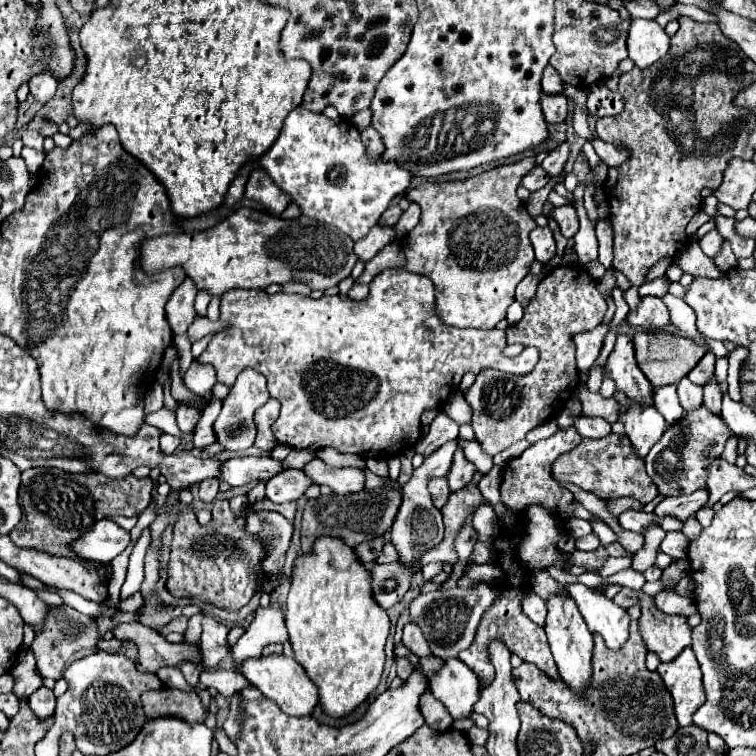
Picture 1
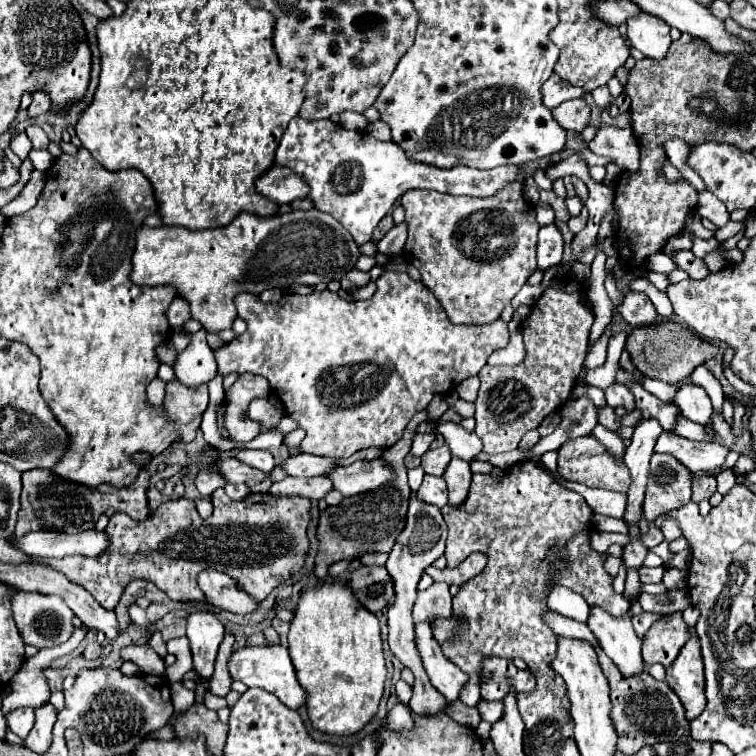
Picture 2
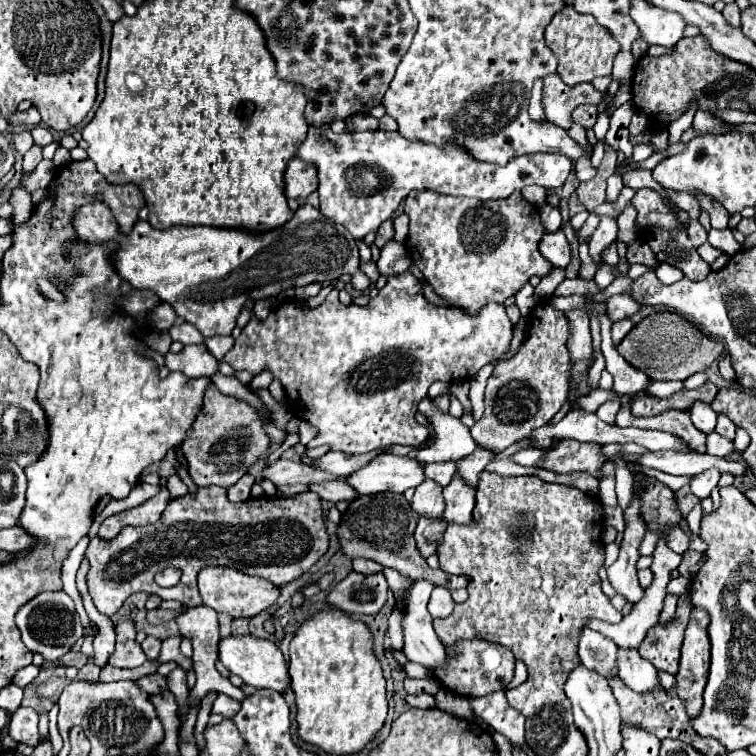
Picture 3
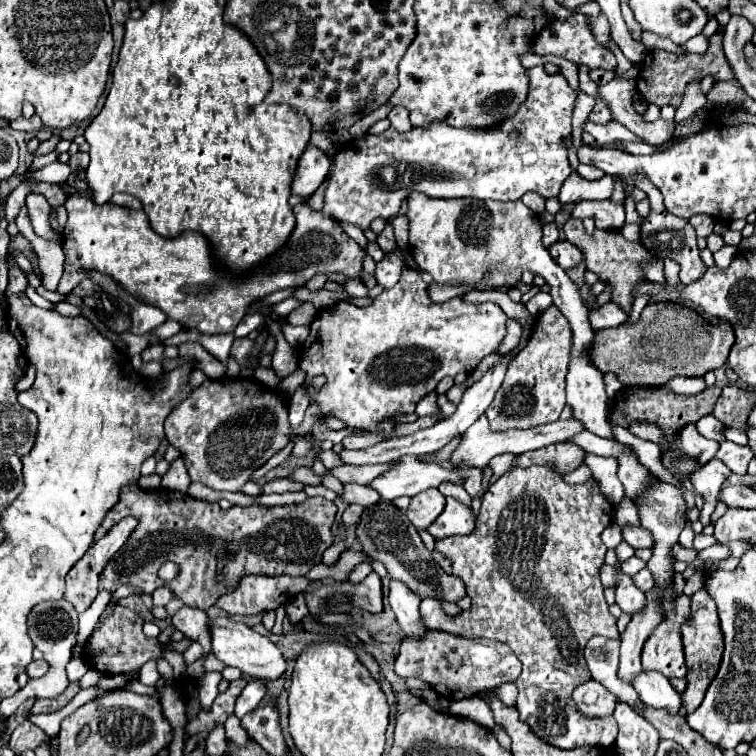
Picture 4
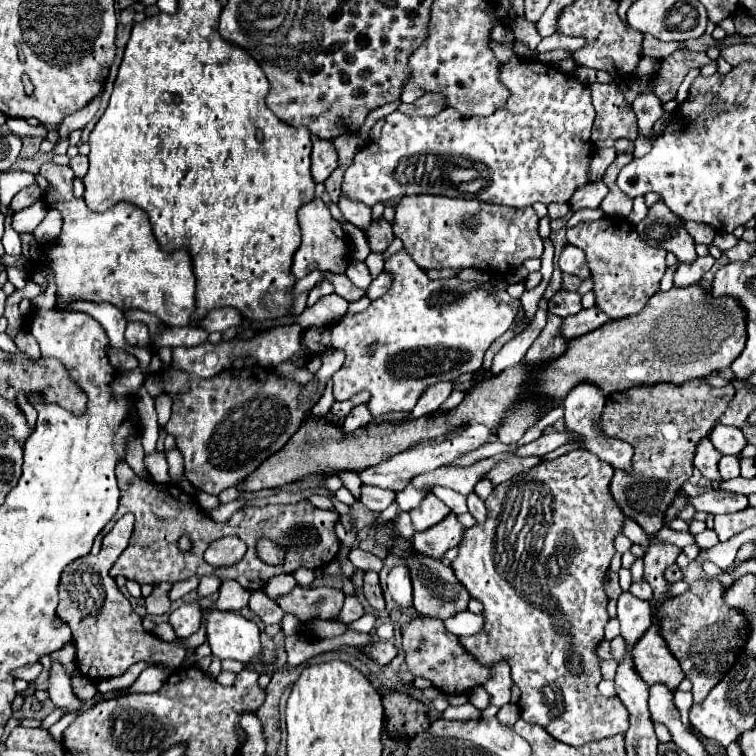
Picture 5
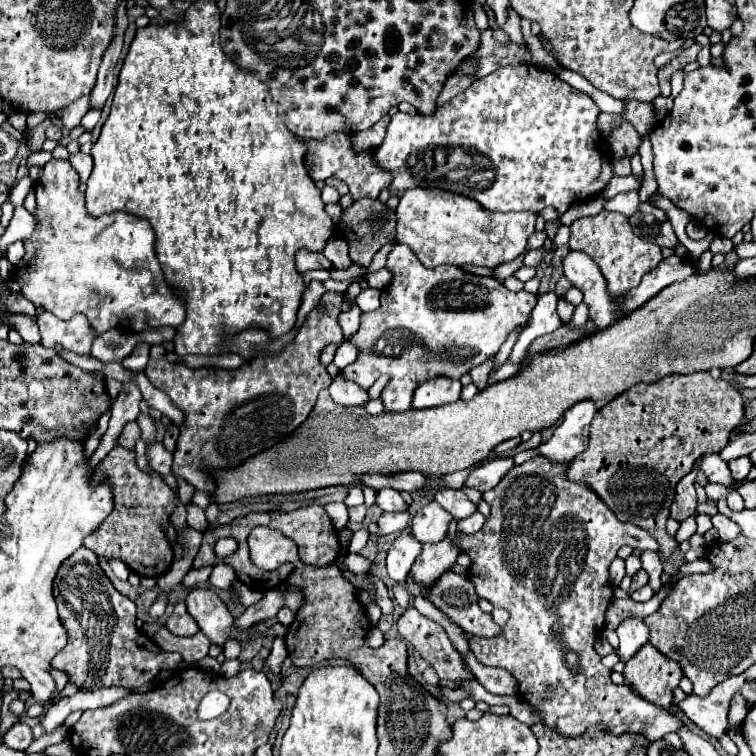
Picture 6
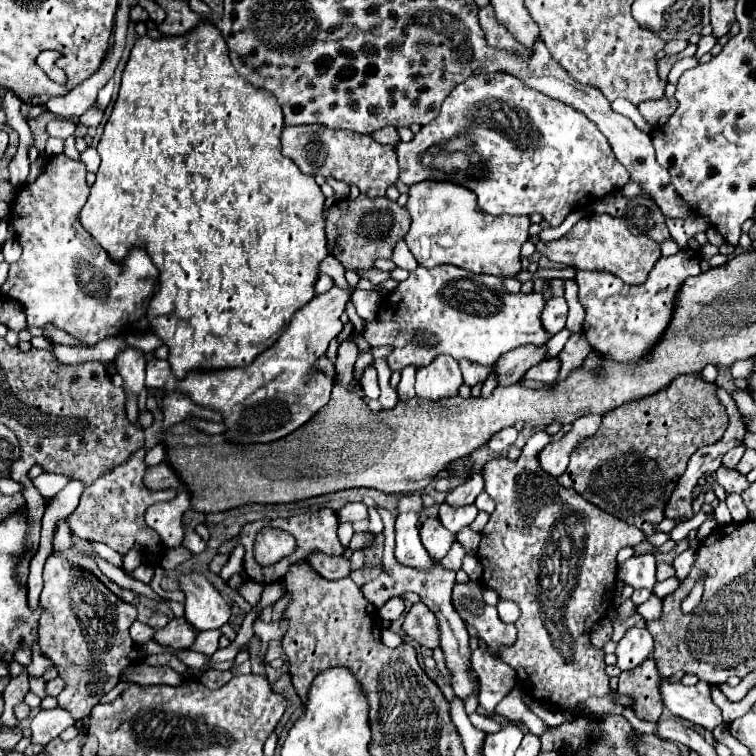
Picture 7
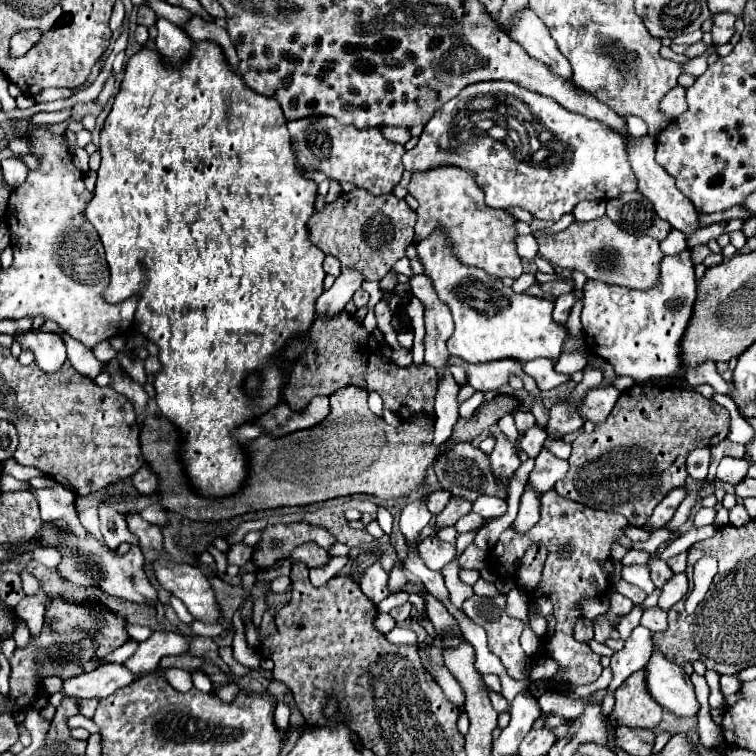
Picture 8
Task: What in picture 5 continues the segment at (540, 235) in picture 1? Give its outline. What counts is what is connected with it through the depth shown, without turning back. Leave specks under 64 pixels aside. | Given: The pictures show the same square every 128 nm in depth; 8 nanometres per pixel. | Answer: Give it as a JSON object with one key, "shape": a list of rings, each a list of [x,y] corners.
{"shape":[[[566,246],[560,254],[560,260],[558,260],[558,266],[564,274],[570,274],[570,276],[578,276],[580,280],[588,280],[592,276],[588,264],[586,264],[586,258],[584,258],[584,252],[576,246]]]}

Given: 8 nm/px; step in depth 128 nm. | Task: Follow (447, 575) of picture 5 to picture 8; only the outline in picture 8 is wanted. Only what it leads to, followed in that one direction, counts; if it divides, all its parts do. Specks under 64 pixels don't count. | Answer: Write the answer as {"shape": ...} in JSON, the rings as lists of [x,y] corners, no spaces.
{"shape":[[[500,594],[500,596],[494,596],[494,598],[482,598],[482,596],[472,596],[464,602],[464,612],[474,620],[478,622],[486,634],[488,634],[488,644],[490,644],[490,650],[502,660],[504,668],[508,670],[508,676],[514,678],[514,680],[524,680],[528,678],[530,674],[530,658],[524,654],[522,646],[520,646],[520,634],[524,630],[524,622],[518,620],[518,618],[512,618],[506,614],[506,594]]]}

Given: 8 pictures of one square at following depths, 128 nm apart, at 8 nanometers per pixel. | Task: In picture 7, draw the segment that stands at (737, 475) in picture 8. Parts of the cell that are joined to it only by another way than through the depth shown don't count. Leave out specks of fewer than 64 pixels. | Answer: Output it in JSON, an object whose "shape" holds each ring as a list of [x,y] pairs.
{"shape":[[[736,446],[736,448],[732,448],[732,450],[728,450],[726,454],[724,454],[724,458],[722,458],[722,464],[724,464],[724,468],[736,468],[738,466],[738,462],[740,462],[740,458],[742,458],[742,454],[744,454],[744,446]]]}

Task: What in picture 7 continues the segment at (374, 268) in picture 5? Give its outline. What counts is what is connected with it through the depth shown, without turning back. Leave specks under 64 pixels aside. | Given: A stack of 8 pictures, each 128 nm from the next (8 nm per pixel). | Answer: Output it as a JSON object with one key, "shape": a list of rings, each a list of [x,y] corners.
{"shape":[[[400,240],[398,244],[396,244],[396,248],[394,248],[394,254],[392,254],[392,260],[400,266],[400,268],[404,268],[404,270],[414,270],[416,266],[418,266],[418,262],[416,262],[416,258],[412,256],[412,252],[408,250],[408,246],[406,246],[406,242],[404,240]]]}

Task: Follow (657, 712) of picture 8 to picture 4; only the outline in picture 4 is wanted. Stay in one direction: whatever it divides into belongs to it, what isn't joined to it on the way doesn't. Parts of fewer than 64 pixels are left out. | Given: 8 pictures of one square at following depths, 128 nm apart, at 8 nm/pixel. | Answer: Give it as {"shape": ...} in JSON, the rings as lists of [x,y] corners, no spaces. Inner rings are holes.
{"shape":[[[675,544],[671,550],[671,554],[676,561],[685,562],[687,565],[692,564],[691,562],[695,560],[697,553],[695,549],[687,549],[679,544]],[[686,558],[688,558],[688,560],[686,560]],[[680,594],[664,608],[664,620],[652,630],[642,648],[644,670],[656,670],[666,678],[684,678],[686,664],[680,640],[680,624],[688,618],[690,597]]]}

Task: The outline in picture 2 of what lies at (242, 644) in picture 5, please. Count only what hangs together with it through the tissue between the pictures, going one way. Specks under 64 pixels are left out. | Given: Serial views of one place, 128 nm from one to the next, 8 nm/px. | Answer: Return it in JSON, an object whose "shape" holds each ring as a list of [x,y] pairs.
{"shape":[[[244,646],[232,652],[228,660],[228,670],[232,680],[244,682],[248,688],[264,688],[278,696],[282,704],[286,704],[292,710],[298,710],[302,704],[306,704],[306,692],[296,680],[296,672],[292,666],[292,660],[288,656],[288,650],[284,646]]]}

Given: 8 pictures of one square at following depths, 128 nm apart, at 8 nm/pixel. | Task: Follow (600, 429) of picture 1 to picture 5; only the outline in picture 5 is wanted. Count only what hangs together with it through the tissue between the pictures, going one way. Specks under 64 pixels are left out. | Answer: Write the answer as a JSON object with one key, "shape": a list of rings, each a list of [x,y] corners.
{"shape":[[[624,520],[624,532],[622,532],[624,536],[628,536],[634,544],[640,544],[644,550],[648,550],[648,542],[650,542],[650,538],[648,538],[648,534],[634,522],[634,520]]]}

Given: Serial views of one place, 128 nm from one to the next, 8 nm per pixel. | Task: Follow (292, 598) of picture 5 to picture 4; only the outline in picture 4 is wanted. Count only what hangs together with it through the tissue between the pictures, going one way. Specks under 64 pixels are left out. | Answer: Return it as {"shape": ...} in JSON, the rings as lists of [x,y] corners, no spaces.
{"shape":[[[370,572],[360,584],[324,584],[304,592],[304,598],[312,616],[350,612],[352,608],[364,608],[374,614],[382,612],[382,584],[376,572]]]}

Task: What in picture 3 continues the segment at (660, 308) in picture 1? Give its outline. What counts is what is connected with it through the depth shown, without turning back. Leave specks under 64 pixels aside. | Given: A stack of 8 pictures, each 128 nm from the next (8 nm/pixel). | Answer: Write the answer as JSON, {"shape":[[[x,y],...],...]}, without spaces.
{"shape":[[[616,294],[606,302],[606,314],[612,322],[622,320],[622,318],[630,318],[640,310],[640,304],[636,304],[628,294]]]}

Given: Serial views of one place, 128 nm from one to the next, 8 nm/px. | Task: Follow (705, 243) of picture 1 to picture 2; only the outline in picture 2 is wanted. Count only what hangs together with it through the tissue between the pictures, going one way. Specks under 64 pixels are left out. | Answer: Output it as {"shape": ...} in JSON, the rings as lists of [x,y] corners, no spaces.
{"shape":[[[690,214],[690,216],[686,218],[686,230],[692,232],[694,236],[698,236],[698,238],[704,238],[704,240],[708,240],[708,238],[714,236],[710,230],[706,230],[706,228],[702,226],[698,214]]]}

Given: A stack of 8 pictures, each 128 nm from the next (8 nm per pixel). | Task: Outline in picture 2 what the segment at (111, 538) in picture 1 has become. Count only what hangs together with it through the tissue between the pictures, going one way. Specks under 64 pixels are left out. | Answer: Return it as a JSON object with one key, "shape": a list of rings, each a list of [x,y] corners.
{"shape":[[[88,530],[78,534],[64,534],[64,532],[26,532],[24,536],[8,538],[12,546],[22,550],[28,556],[38,558],[64,558],[70,554],[82,556],[96,556],[108,548],[108,538],[104,532]]]}

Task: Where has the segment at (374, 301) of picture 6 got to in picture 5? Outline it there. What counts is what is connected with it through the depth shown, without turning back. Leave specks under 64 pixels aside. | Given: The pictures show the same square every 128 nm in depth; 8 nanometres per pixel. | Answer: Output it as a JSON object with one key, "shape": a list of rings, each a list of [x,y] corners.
{"shape":[[[382,272],[376,280],[372,280],[372,284],[366,288],[366,298],[370,298],[370,300],[376,300],[376,298],[380,298],[380,296],[384,296],[384,292],[388,292],[388,288],[390,288],[390,276],[386,274],[386,272]]]}

